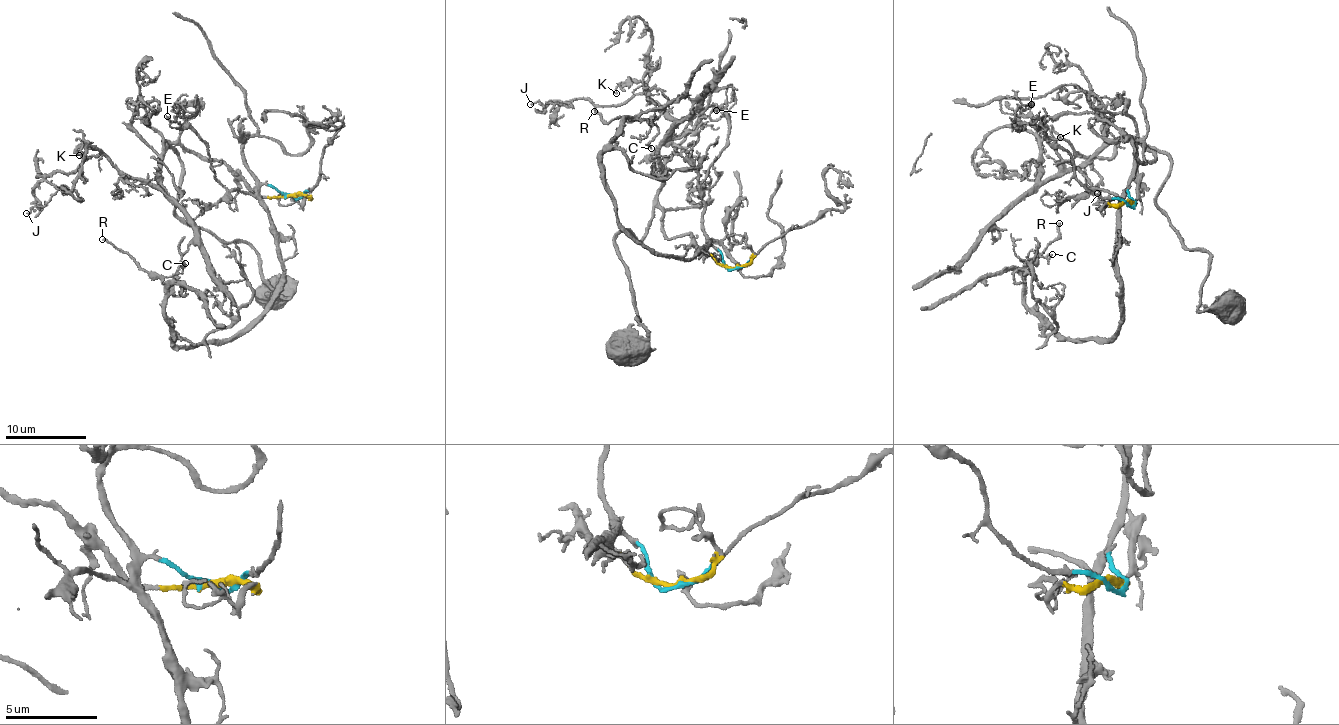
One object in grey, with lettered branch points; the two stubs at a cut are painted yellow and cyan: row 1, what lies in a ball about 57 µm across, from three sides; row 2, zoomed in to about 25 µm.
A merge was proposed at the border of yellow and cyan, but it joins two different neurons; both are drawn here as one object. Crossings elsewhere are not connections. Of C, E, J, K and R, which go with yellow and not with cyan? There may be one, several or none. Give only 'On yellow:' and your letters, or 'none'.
On yellow: J, K

